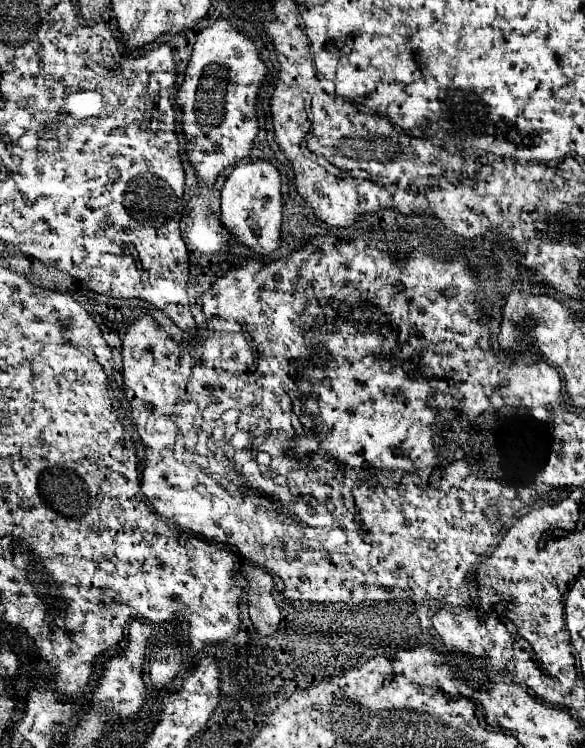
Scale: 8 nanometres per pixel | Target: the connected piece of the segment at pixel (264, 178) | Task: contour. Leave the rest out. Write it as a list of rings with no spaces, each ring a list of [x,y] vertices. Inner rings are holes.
[[[271,160],[241,162],[233,168],[221,190],[221,222],[233,230],[235,238],[249,246],[255,254],[271,254],[279,246],[281,220],[283,220],[283,194],[281,172]]]

